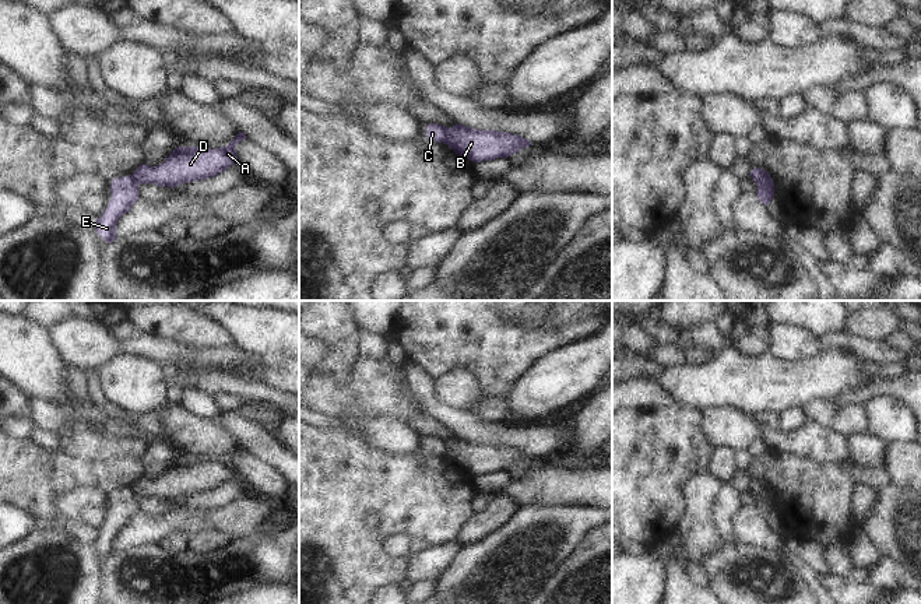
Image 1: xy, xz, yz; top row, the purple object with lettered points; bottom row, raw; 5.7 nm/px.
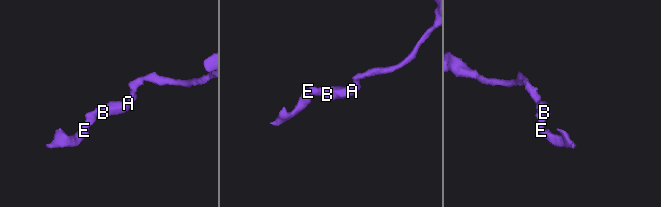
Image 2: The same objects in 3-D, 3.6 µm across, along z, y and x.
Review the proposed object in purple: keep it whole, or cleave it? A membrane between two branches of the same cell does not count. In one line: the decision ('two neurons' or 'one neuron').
two neurons

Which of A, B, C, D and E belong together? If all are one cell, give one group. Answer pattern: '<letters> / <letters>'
A B D / C E

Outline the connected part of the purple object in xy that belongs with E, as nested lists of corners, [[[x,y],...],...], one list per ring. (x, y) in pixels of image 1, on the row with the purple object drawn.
[[[133,175],[115,178],[110,180],[110,200],[101,217],[96,220],[95,232],[106,242],[112,243],[116,238],[117,220],[129,213],[138,199],[138,183]]]

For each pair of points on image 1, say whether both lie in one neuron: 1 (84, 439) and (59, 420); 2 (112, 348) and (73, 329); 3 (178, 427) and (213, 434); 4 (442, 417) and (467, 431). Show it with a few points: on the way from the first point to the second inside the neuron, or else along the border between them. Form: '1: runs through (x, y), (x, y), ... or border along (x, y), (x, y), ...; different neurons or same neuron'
1: border along (64, 411), (71, 422), (71, 432), (60, 438); different neurons
2: runs through (102, 347), (92, 346), (83, 339); same neuron
3: runs through (186, 429), (190, 434), (204, 434); same neuron
4: runs through (447, 417), (454, 418), (461, 425); same neuron

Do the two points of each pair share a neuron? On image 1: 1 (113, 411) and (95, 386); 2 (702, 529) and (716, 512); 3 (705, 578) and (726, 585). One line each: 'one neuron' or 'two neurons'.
1: one neuron
2: two neurons
3: two neurons

